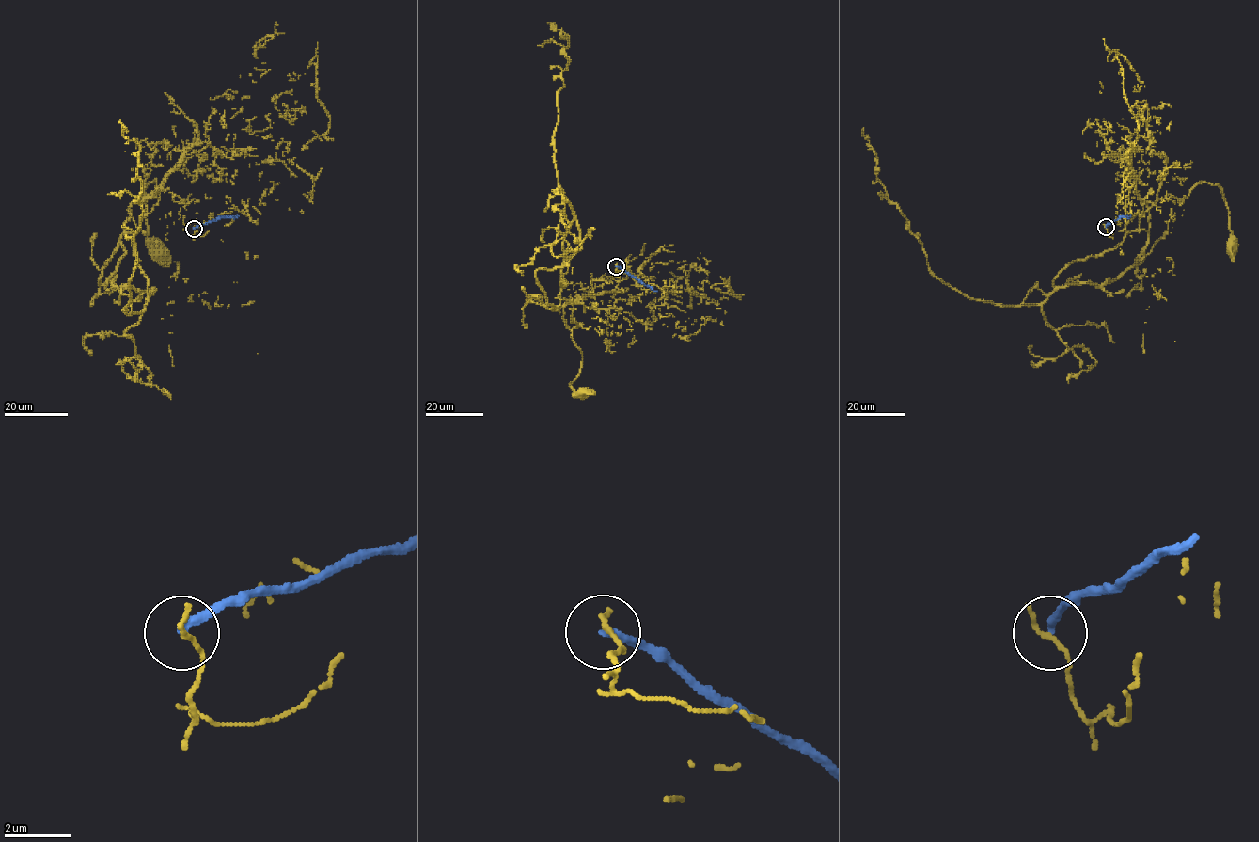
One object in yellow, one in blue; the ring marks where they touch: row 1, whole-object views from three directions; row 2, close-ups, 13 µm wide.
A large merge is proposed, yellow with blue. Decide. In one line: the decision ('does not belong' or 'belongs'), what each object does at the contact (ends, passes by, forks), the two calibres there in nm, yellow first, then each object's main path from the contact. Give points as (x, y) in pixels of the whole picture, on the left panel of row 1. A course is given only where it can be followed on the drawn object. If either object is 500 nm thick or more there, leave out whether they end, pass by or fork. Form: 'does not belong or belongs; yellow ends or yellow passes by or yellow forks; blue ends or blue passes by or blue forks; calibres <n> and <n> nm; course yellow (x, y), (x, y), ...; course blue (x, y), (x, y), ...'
does not belong; yellow ends; blue ends; calibres 160 and 240 nm; course yellow (193, 229), (204, 236), (236, 209), (233, 176), (191, 148), (135, 200), (155, 180), (143, 198), (157, 248); course blue (193, 229), (220, 217), (238, 215)

